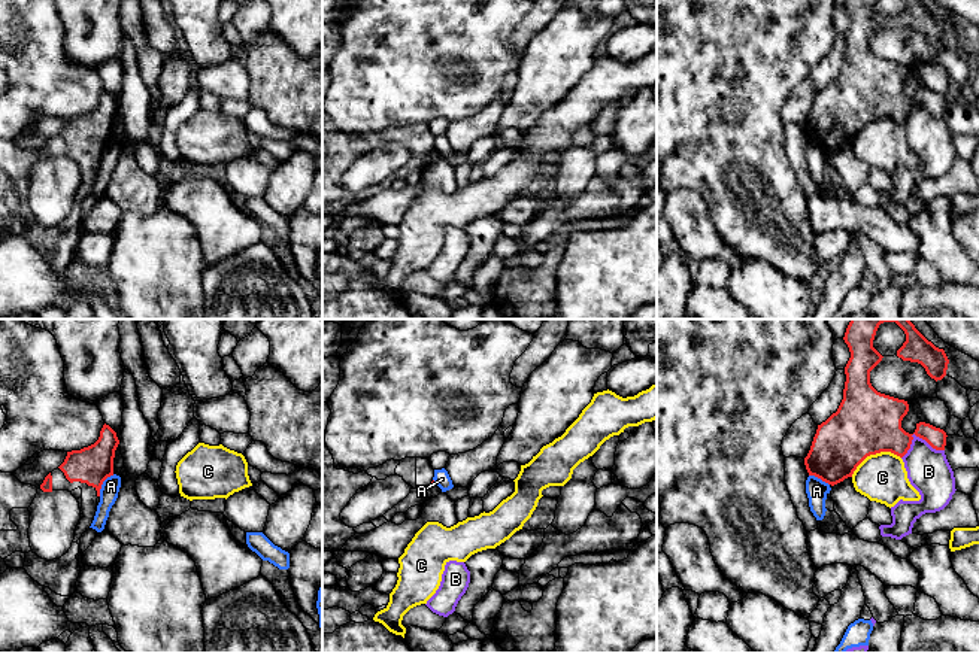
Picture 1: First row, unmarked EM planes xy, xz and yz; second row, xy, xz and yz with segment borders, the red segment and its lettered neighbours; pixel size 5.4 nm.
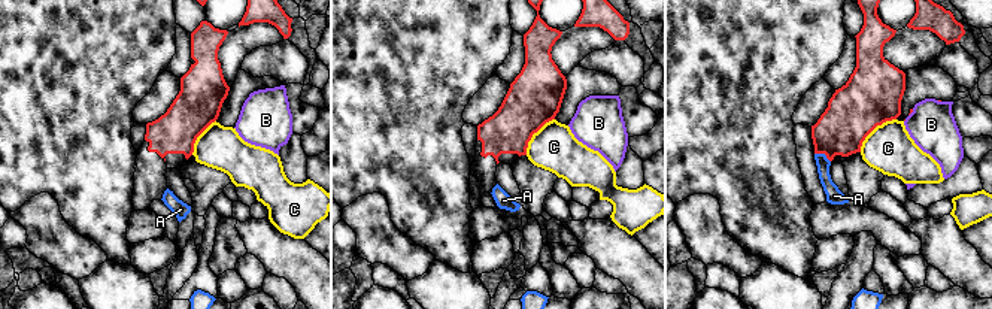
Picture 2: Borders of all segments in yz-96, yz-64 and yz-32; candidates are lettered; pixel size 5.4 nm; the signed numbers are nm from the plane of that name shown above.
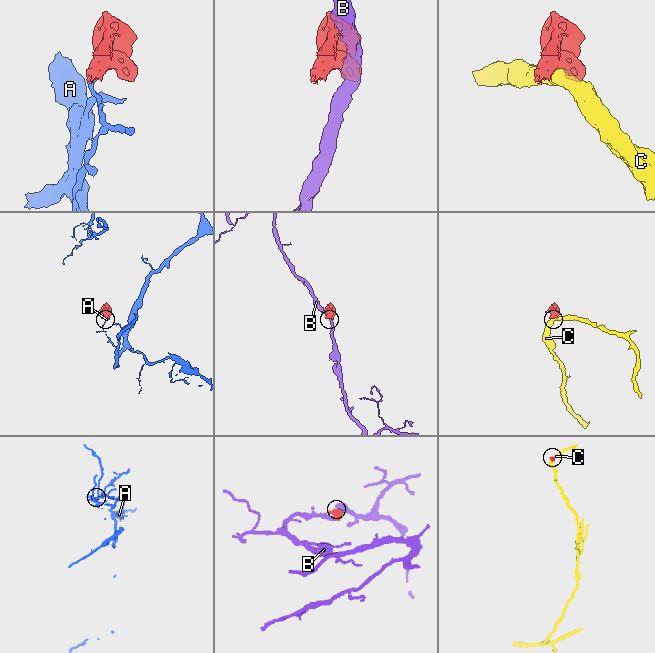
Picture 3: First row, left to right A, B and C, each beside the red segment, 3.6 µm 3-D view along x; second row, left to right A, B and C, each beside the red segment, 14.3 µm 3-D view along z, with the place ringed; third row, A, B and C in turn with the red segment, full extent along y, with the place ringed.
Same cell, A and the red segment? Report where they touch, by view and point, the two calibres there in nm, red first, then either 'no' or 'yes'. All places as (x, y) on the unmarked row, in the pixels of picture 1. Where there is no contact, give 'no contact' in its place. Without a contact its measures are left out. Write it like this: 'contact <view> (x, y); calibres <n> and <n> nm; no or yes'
contact xy (102, 149); calibres 200 and 100 nm; no

